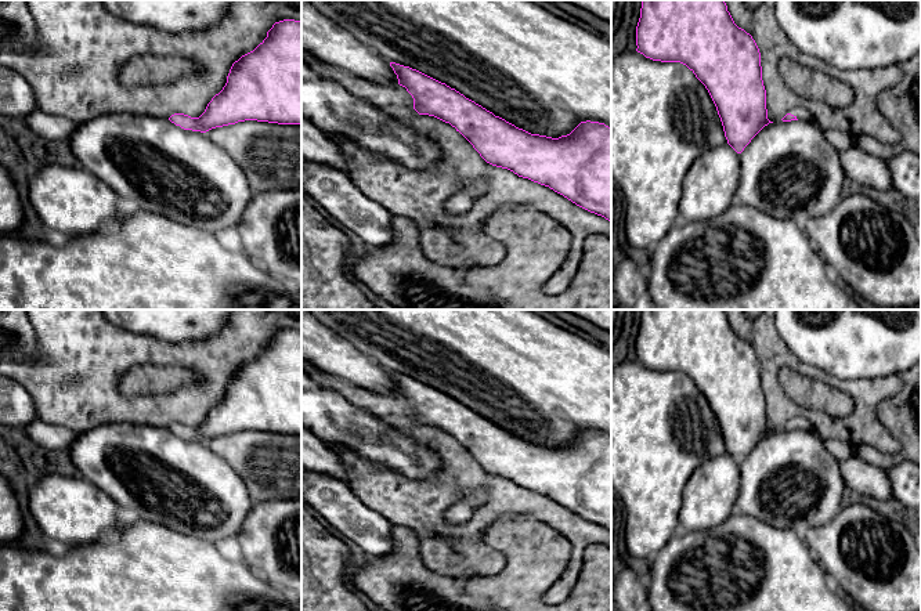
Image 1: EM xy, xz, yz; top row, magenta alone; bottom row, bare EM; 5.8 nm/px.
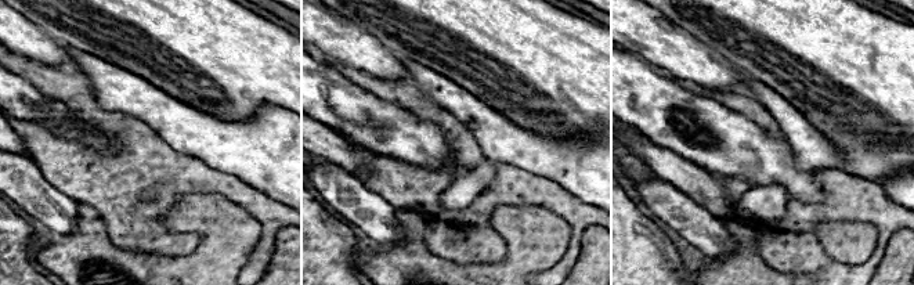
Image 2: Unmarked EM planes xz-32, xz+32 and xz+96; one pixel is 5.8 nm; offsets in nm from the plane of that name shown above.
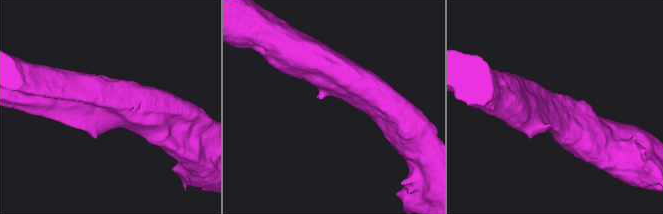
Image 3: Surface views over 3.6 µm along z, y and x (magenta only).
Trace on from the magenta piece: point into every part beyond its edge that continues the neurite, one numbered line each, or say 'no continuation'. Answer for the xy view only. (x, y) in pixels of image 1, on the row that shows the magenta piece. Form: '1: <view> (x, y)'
no continuation

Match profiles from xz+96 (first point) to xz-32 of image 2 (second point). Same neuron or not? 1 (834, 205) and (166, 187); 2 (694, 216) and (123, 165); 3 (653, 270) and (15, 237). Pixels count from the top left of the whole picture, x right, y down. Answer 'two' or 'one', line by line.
1: one
2: two
3: one

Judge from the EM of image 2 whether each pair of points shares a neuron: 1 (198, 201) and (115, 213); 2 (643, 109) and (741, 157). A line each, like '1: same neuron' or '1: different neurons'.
1: different neurons
2: same neuron

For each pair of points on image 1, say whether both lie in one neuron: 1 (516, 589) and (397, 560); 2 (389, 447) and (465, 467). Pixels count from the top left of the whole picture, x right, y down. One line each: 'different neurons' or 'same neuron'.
1: same neuron
2: different neurons

